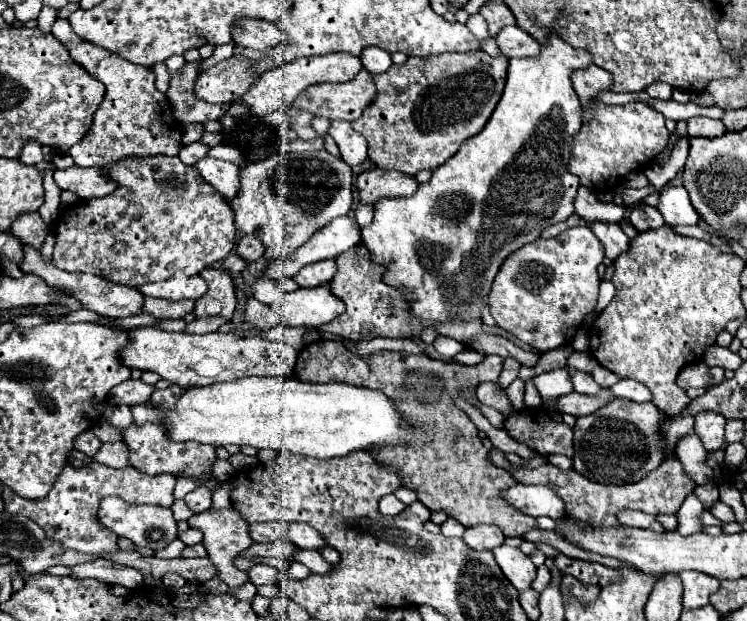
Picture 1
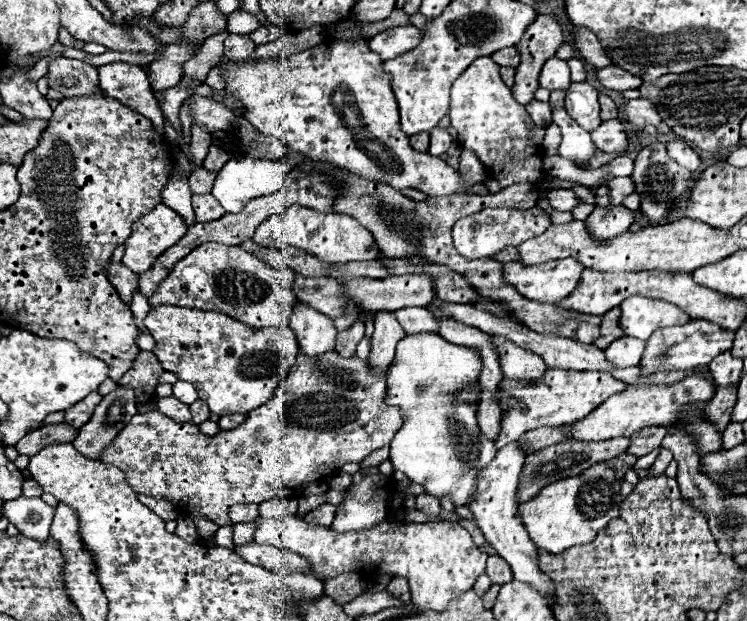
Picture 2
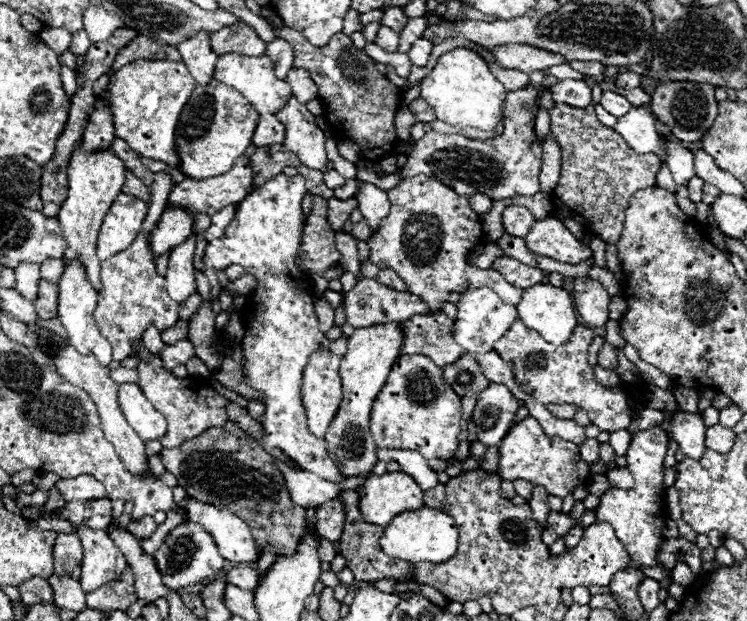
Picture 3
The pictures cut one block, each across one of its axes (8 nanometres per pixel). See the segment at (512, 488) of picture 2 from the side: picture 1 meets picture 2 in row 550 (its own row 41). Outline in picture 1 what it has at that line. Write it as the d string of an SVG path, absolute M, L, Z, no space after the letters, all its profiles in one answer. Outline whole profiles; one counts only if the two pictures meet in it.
M506 26L496 36L496 42L502 54L508 58L532 58L540 54L540 44L518 26Z

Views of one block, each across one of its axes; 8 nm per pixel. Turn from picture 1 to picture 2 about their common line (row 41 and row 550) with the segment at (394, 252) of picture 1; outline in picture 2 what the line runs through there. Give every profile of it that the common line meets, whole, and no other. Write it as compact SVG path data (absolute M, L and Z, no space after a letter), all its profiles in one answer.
M600 462L578 476L570 476L544 486L532 500L518 508L518 516L522 518L532 542L538 548L560 554L574 544L592 542L604 526L618 518L622 502L620 484L622 480L616 478L616 472L608 464Z

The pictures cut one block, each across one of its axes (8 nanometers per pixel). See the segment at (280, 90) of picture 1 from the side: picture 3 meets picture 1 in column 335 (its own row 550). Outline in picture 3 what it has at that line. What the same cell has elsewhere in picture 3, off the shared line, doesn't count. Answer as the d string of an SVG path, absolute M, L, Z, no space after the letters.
M76 530L70 534L58 534L54 544L54 574L80 580L80 562L82 544Z

